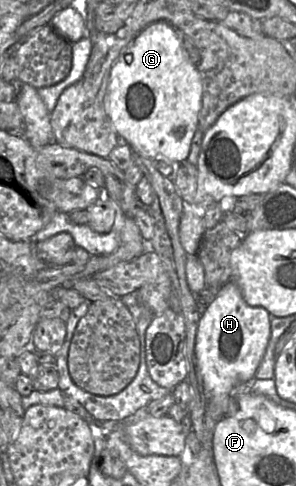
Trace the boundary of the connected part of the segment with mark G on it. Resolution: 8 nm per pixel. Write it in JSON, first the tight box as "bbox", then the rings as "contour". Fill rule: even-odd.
{"bbox":[104,21,203,161],"contour":[[[165,21],[155,22],[142,30],[121,51],[110,72],[107,92],[104,98],[105,111],[113,124],[119,139],[125,142],[133,152],[152,160],[185,161],[189,155],[192,138],[198,129],[198,117],[202,107],[203,86],[197,65],[191,62],[182,45],[182,33]]]}

